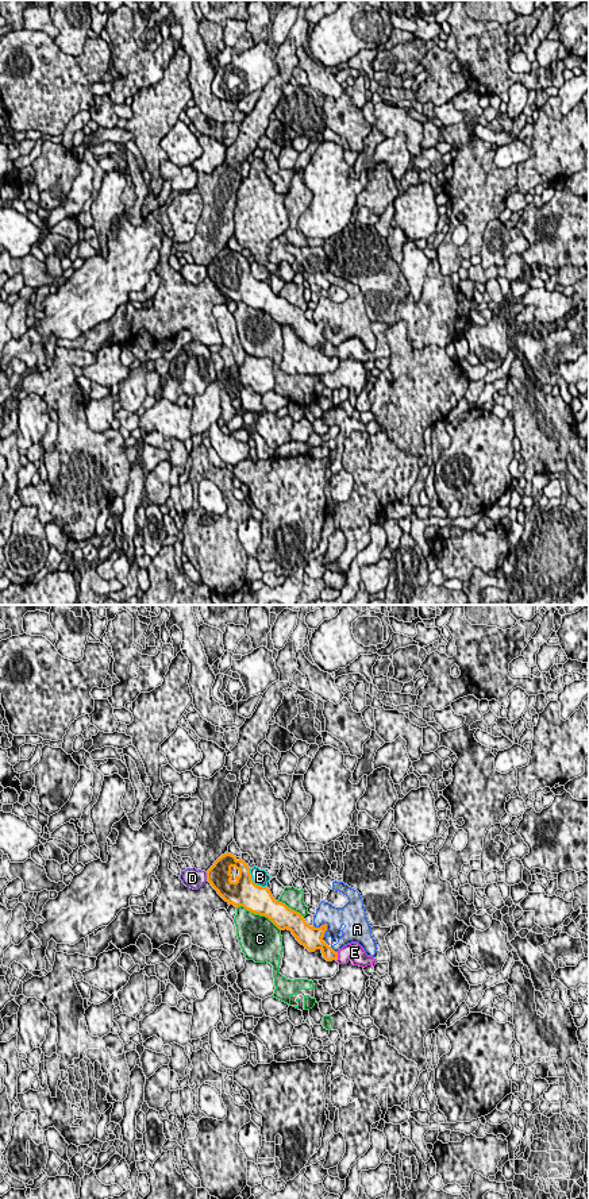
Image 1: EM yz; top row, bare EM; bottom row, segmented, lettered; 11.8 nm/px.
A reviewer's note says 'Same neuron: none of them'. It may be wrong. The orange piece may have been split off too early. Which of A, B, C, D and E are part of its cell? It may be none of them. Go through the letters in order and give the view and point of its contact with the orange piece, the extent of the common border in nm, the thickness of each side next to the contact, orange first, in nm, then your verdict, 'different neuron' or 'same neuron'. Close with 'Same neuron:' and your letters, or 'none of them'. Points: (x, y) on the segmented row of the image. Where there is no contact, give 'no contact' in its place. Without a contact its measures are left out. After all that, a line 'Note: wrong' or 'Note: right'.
A: contact yz (326, 925); length 200 nm; calibres 280 and 240 nm; different neuron
B: contact yz (251, 881); length 320 nm; calibres 340 and 190 nm; different neuron
C: contact yz (258, 913); length 600 nm; calibres 340 and 460 nm; different neuron
D: contact yz (207, 876); length 100 nm; calibres 280 and 240 nm; different neuron
E: contact yz (337, 956); length 110 nm; calibres 160 and 220 nm; same neuron
Same neuron: E
Note: wrong

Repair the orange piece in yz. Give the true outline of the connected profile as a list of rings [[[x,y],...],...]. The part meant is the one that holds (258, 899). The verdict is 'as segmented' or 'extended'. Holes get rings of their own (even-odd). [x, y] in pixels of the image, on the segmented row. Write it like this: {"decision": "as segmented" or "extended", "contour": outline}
{"decision": "extended", "contour": [[[228,852],[222,855],[207,871],[207,880],[228,905],[243,906],[254,914],[267,917],[280,930],[290,930],[309,952],[320,949],[327,961],[336,960],[339,964],[347,964],[351,960],[354,965],[363,968],[390,961],[385,936],[390,933],[392,926],[372,928],[372,936],[380,948],[373,957],[367,956],[358,942],[347,944],[335,952],[323,941],[327,924],[320,928],[309,926],[300,913],[276,901],[267,887],[255,884],[250,867]]]}

